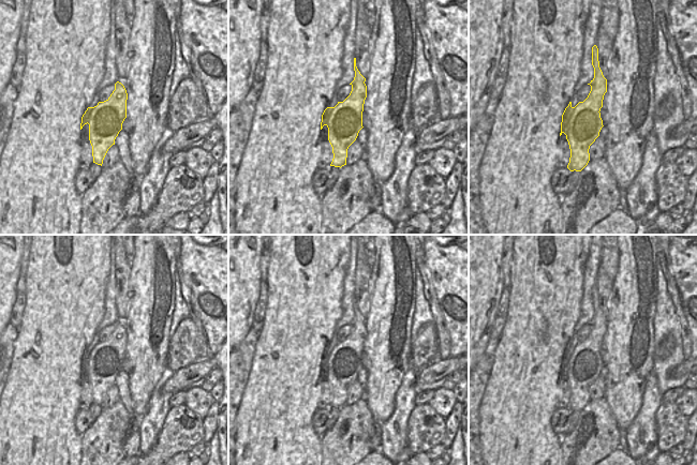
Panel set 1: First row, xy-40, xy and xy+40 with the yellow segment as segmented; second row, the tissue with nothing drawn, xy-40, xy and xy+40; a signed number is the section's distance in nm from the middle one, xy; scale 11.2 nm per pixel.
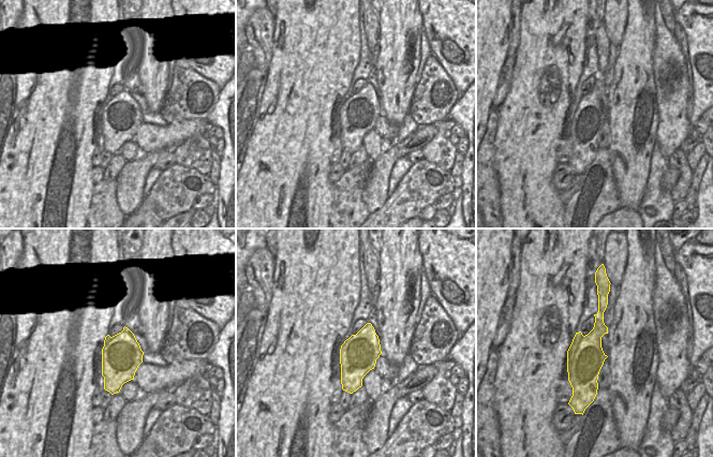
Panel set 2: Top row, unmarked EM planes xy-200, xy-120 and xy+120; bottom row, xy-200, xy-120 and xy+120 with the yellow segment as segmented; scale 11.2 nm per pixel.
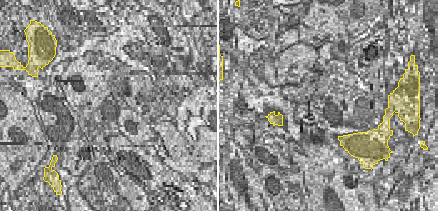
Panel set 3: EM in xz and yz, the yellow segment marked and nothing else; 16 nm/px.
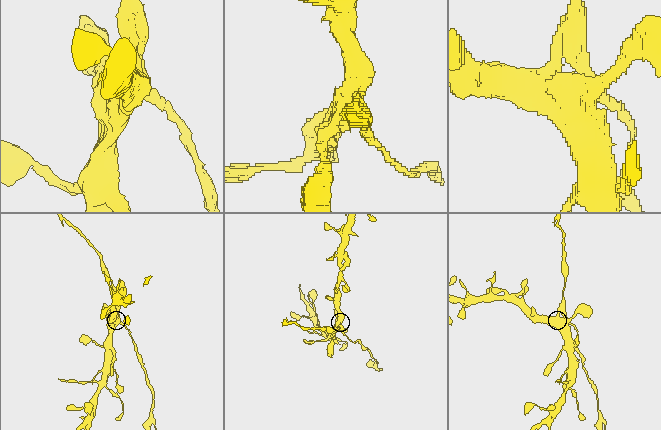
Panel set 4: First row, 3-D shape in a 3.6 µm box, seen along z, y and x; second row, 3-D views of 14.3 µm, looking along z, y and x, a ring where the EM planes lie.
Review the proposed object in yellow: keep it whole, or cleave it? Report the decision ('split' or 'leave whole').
split

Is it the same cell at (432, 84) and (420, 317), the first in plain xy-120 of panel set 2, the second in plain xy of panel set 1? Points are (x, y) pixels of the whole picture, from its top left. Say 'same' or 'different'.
different

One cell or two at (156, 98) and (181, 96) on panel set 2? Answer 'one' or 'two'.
two

